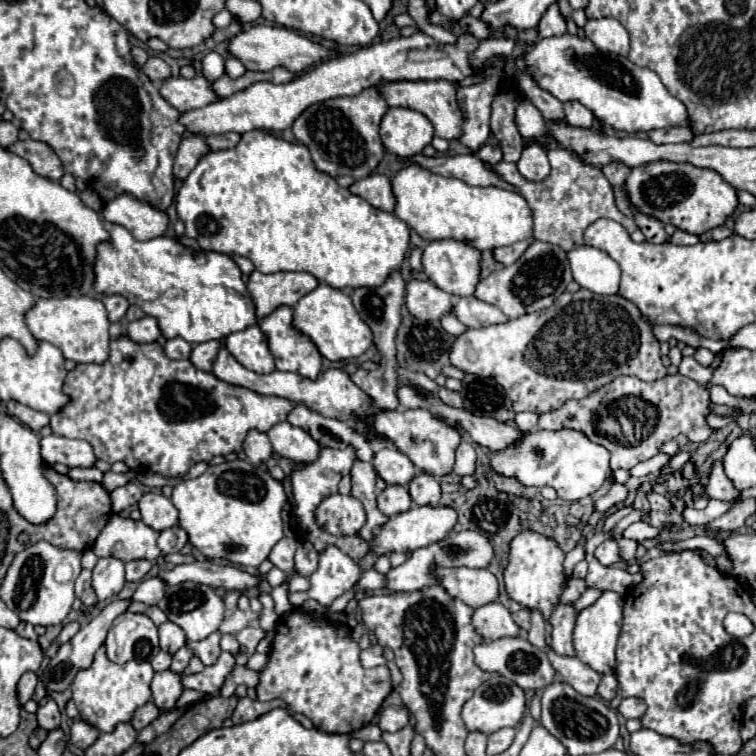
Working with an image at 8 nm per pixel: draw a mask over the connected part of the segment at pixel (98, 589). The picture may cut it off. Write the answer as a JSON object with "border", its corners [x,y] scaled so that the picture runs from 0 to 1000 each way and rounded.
{"border":[[[132,738],[122,757],[122,778],[130,788],[130,796],[153,788],[164,778],[164,743],[153,738]]]}

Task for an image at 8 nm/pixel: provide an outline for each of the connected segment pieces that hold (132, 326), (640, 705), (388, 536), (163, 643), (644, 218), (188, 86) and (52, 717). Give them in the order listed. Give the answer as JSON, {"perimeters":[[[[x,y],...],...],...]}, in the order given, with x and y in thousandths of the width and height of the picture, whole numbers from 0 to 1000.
{"perimeters":[[[[190,418],[185,423],[172,426],[167,431],[167,442],[177,452],[206,452],[214,444],[212,431],[209,431],[209,423],[201,421],[201,418]]],[[[825,923],[817,934],[817,942],[825,950],[849,950],[854,942],[854,931],[847,923]]],[[[545,669],[540,677],[519,683],[497,706],[497,712],[489,717],[489,725],[497,733],[516,733],[521,728],[529,730],[545,730],[550,725],[569,722],[579,714],[585,714],[606,690],[606,680],[595,669]]],[[[217,823],[212,828],[212,857],[217,862],[230,865],[243,852],[246,852],[246,841],[243,841],[243,833],[238,828],[233,828],[230,823]]],[[[870,212],[870,217],[852,217],[849,222],[836,222],[833,233],[828,235],[825,257],[828,262],[833,257],[833,278],[839,294],[852,307],[854,317],[865,323],[886,317],[878,296],[892,296],[905,307],[926,312],[947,299],[955,299],[976,272],[974,251],[966,249],[966,243],[960,243],[960,238],[950,233],[950,228],[939,222],[918,222],[918,217],[892,217],[884,212]]],[[[267,98],[257,103],[222,103],[212,111],[212,124],[238,148],[270,143],[291,132],[291,127],[283,127],[280,108]]],[[[69,923],[58,934],[50,937],[48,947],[50,947],[50,958],[61,966],[71,966],[79,960],[79,939]]]]}

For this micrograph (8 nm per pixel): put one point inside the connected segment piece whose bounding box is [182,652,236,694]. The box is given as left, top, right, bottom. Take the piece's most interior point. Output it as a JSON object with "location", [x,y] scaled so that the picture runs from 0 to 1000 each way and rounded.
{"location":[278,899]}

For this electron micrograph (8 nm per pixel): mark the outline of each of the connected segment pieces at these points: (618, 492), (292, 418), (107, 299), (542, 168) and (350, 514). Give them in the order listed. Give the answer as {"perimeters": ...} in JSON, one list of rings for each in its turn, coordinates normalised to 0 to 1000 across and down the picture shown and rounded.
{"perimeters":[[[[812,640],[802,656],[786,661],[786,675],[799,677],[802,672],[810,672],[815,667],[823,667],[825,661],[828,661],[828,646],[823,640]]],[[[392,534],[384,542],[381,558],[386,563],[394,563],[394,566],[402,566],[405,571],[410,571],[426,590],[458,593],[460,587],[466,587],[471,593],[474,608],[481,608],[481,611],[489,611],[495,603],[489,582],[481,579],[479,574],[468,571],[468,566],[463,566],[463,561],[442,556],[442,553],[429,553],[429,550],[407,542],[399,534]]],[[[124,389],[124,394],[135,397],[140,410],[143,410],[143,421],[146,426],[156,426],[164,421],[167,410],[169,410],[169,397],[164,392],[132,392],[132,389]]],[[[701,188],[693,193],[690,206],[685,212],[685,225],[698,238],[720,238],[728,228],[728,217],[722,209],[722,198],[712,188]]],[[[439,653],[426,661],[418,675],[418,690],[437,706],[474,706],[484,690],[484,677],[468,656]]]]}

